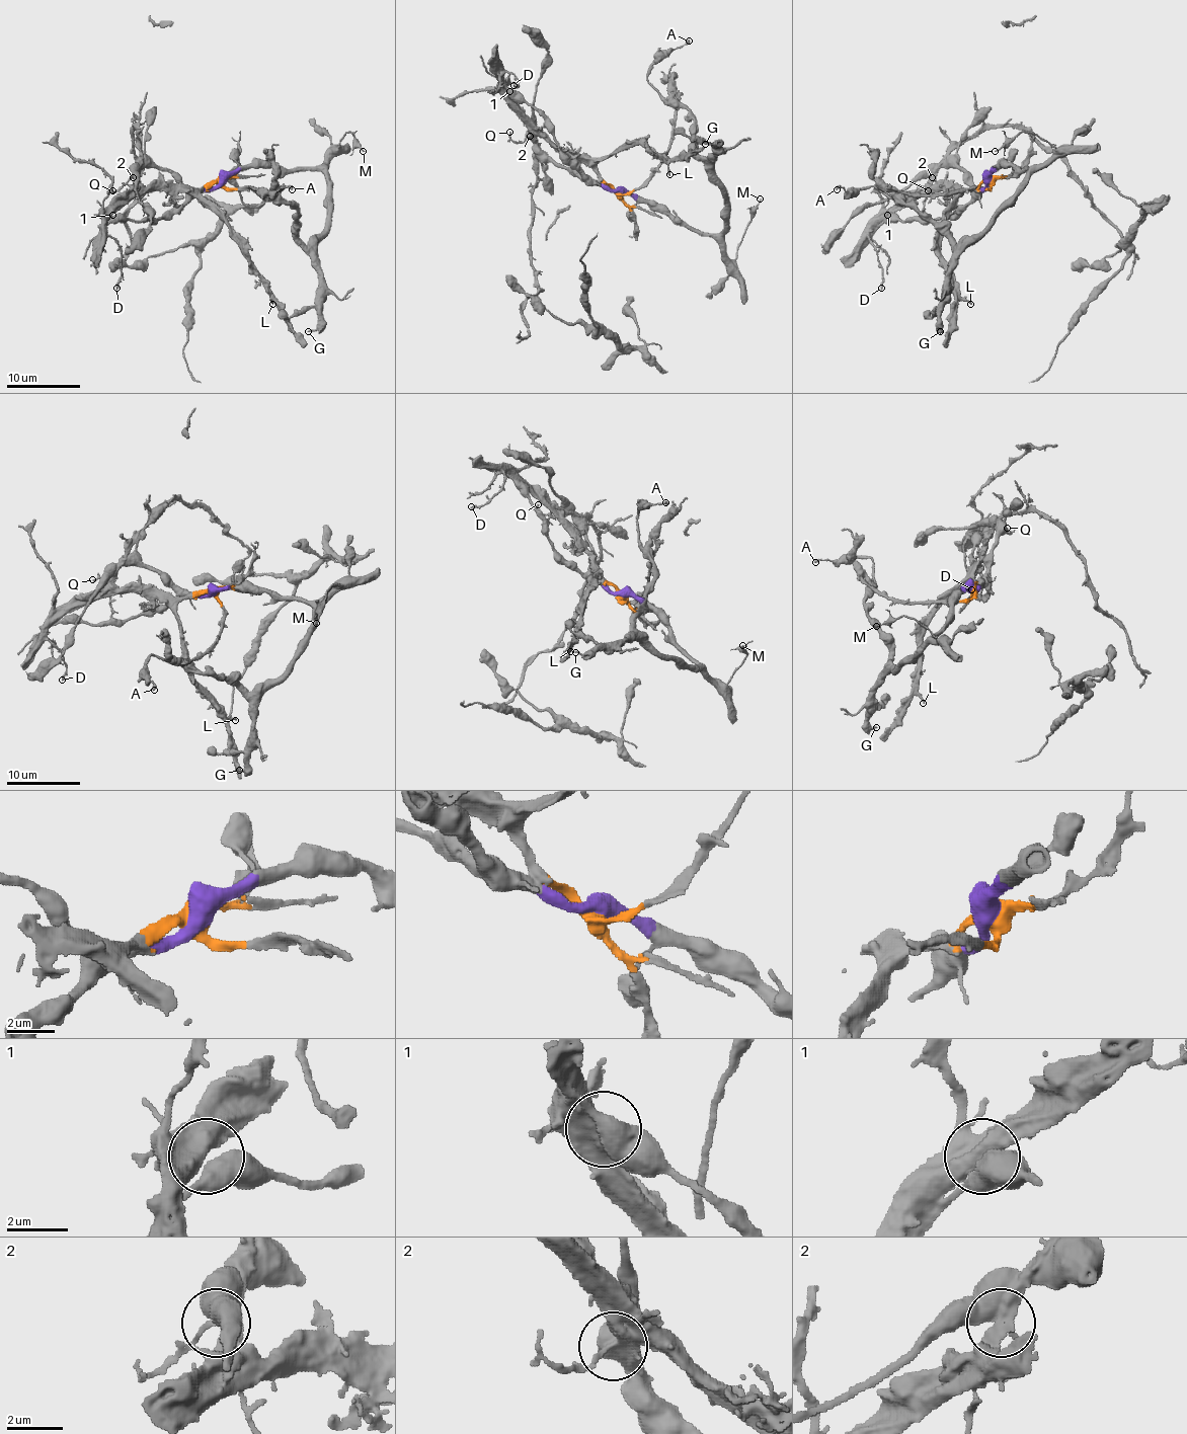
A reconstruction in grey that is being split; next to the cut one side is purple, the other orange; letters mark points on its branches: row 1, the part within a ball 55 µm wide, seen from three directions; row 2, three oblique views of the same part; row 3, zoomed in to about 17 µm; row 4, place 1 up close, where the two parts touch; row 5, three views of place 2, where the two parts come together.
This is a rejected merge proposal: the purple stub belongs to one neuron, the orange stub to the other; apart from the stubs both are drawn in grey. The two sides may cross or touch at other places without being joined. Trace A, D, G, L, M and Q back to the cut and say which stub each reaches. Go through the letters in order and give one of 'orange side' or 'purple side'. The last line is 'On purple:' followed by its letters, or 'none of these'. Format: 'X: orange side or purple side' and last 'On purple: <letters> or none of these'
A: purple side
D: orange side
G: purple side
L: orange side
M: purple side
Q: orange side
On purple: A, G, M

